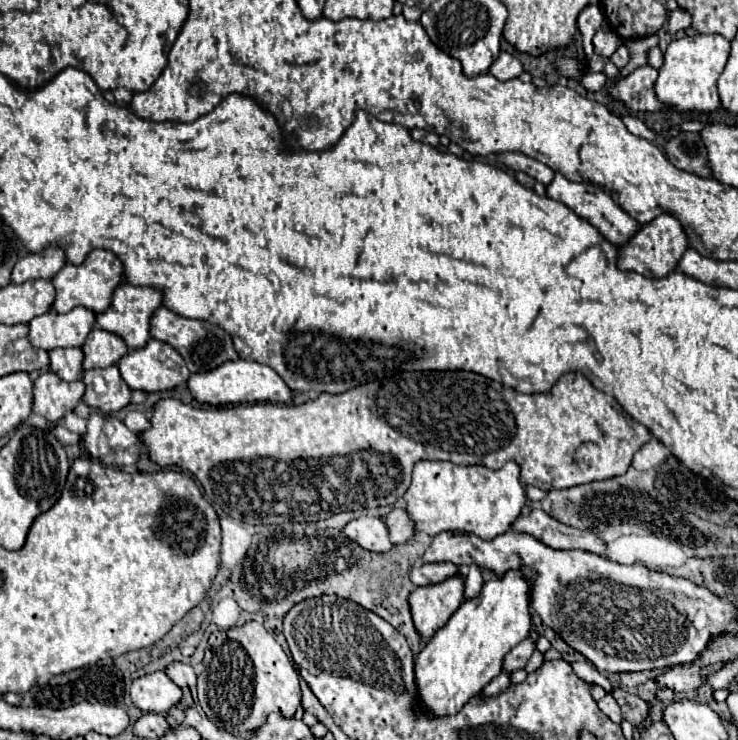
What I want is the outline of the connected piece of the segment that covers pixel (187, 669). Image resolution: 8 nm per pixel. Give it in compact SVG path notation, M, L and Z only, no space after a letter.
M171 663L167 669L165 669L165 673L183 689L183 687L189 687L189 689L193 689L195 685L197 685L197 673L193 671L193 667L191 665L187 665L187 663Z

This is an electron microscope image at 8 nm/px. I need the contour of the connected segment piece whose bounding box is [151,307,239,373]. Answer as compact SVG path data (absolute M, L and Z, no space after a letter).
M159 307L155 311L155 315L151 319L151 335L153 335L153 339L159 339L159 341L173 345L183 355L187 369L191 373L205 373L209 369L217 369L225 361L237 361L239 359L231 337L221 327L207 323L207 321L181 317L181 315L177 315L165 307Z

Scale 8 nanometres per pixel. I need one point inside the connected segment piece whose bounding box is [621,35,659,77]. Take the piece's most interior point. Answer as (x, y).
(638, 48)

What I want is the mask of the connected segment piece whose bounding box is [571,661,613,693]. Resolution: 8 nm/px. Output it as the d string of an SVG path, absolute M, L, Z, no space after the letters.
M575 661L575 663L571 663L573 665L573 671L583 679L583 681L587 681L587 683L591 683L591 685L601 685L607 693L613 689L613 685L609 683L609 679L607 677L603 677L591 663L587 663L587 661Z

